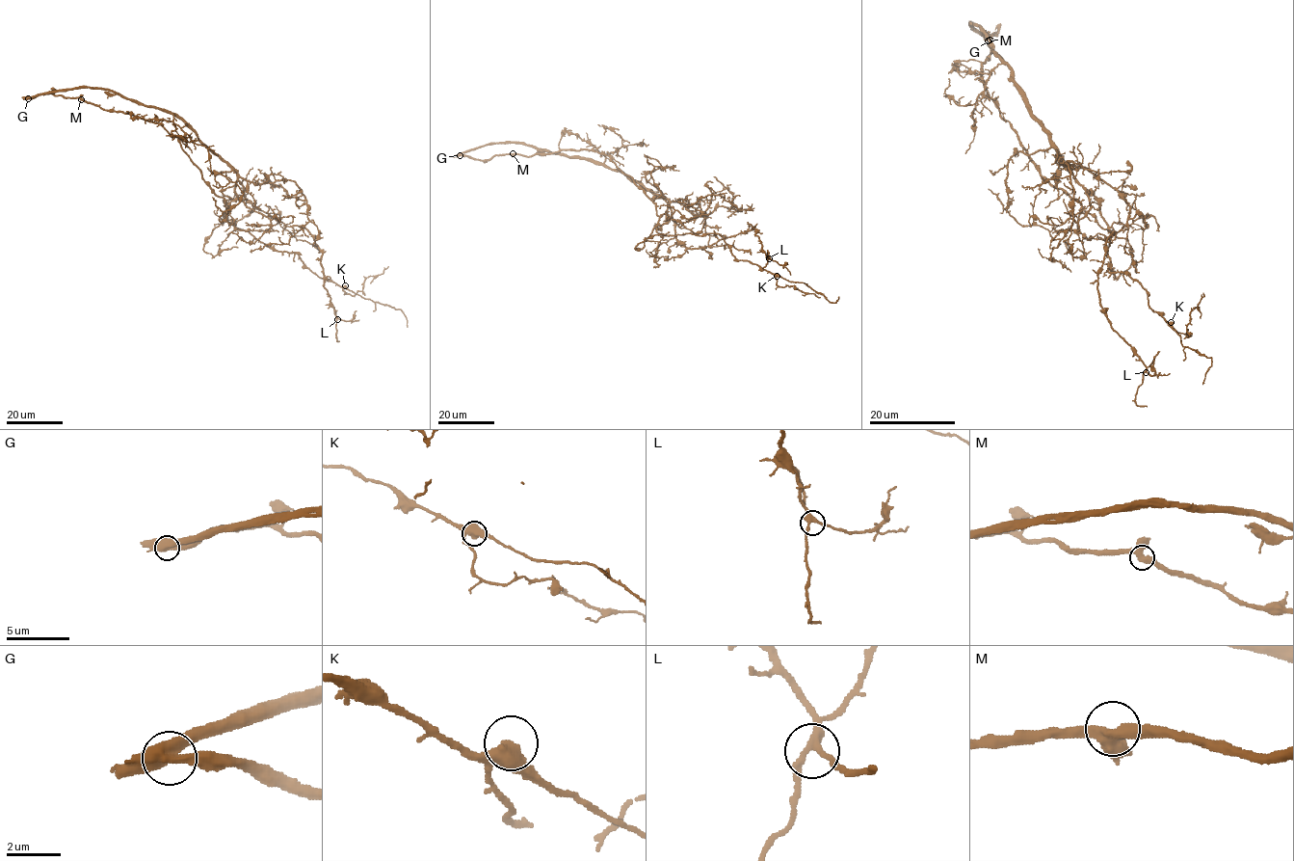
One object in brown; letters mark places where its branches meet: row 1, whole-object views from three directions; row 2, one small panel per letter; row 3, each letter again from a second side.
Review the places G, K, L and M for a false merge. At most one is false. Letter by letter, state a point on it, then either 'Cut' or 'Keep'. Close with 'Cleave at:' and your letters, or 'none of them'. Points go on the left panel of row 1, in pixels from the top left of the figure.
G: Place: (28, 98). Cut
K: Place: (345, 285). Keep
L: Place: (337, 319). Keep
M: Place: (81, 99). Keep
Cleave at: G

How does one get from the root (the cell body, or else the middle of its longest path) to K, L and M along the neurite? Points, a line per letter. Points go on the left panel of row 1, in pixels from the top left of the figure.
K: (224, 162), (236, 174), (237, 197), (231, 201), (224, 218), (269, 247), (296, 252), (320, 277), (345, 285)
L: (224, 162), (254, 207), (288, 226), (303, 228), (313, 237), (322, 254), (324, 286), (337, 319)
M: (224, 162), (172, 114), (172, 121), (153, 123), (124, 113), (104, 110), (81, 99)

